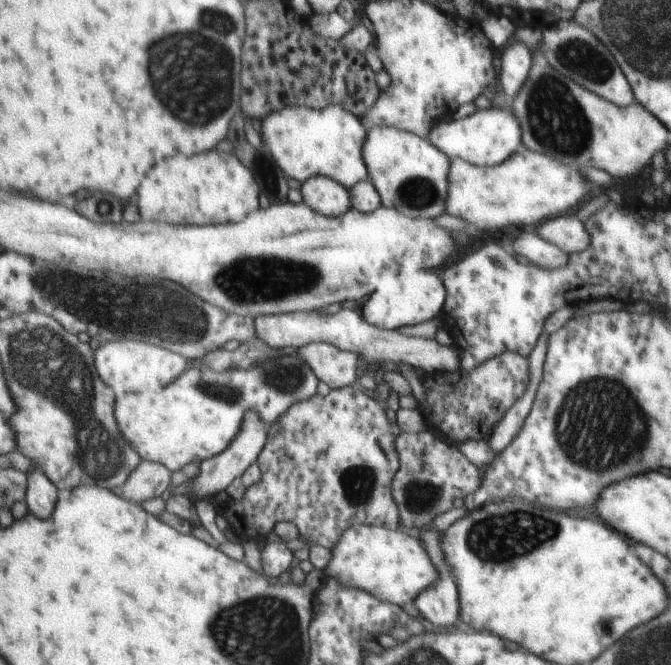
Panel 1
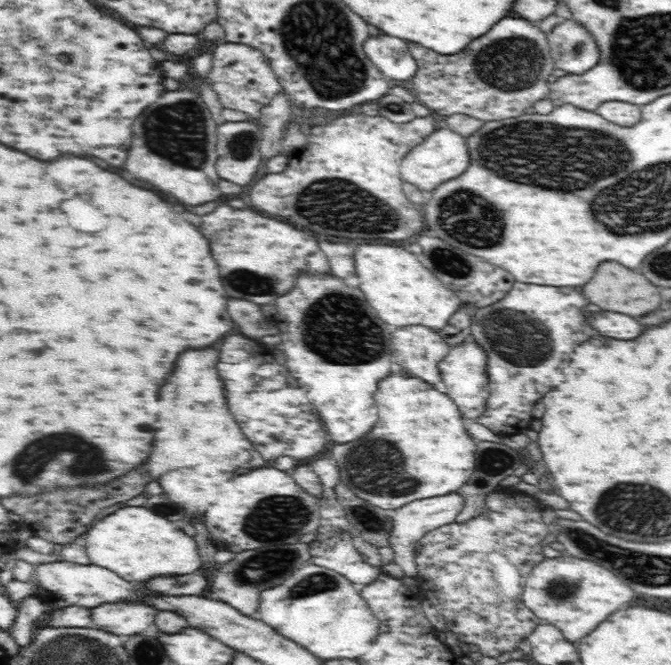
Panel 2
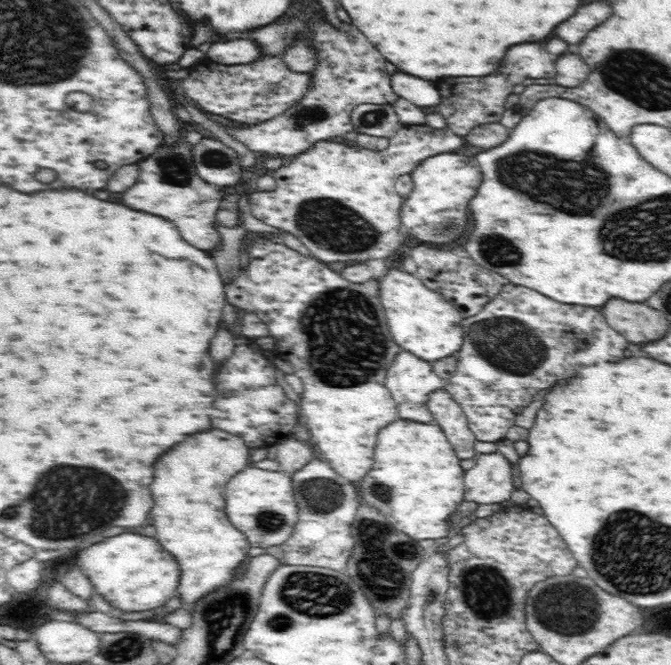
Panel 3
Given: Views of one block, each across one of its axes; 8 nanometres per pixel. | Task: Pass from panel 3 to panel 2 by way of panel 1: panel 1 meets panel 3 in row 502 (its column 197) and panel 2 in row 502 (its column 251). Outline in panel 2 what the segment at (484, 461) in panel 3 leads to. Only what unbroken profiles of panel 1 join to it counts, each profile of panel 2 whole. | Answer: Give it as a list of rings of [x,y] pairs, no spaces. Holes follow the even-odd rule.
[[[456,492],[424,500],[415,500],[391,512],[390,547],[393,550],[393,561],[401,566],[405,577],[414,578],[418,576],[413,550],[414,543],[420,541],[428,531],[454,523],[463,508],[464,497]]]

